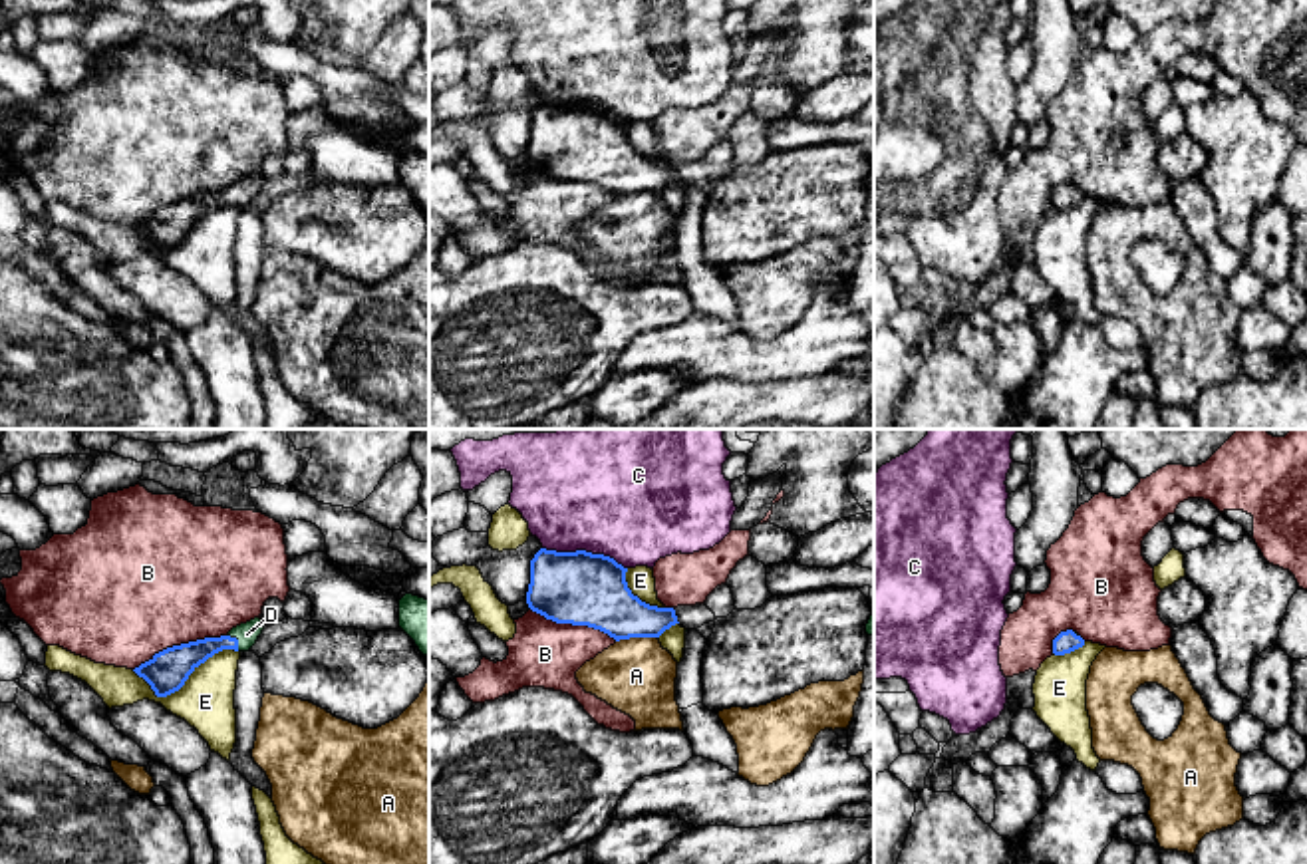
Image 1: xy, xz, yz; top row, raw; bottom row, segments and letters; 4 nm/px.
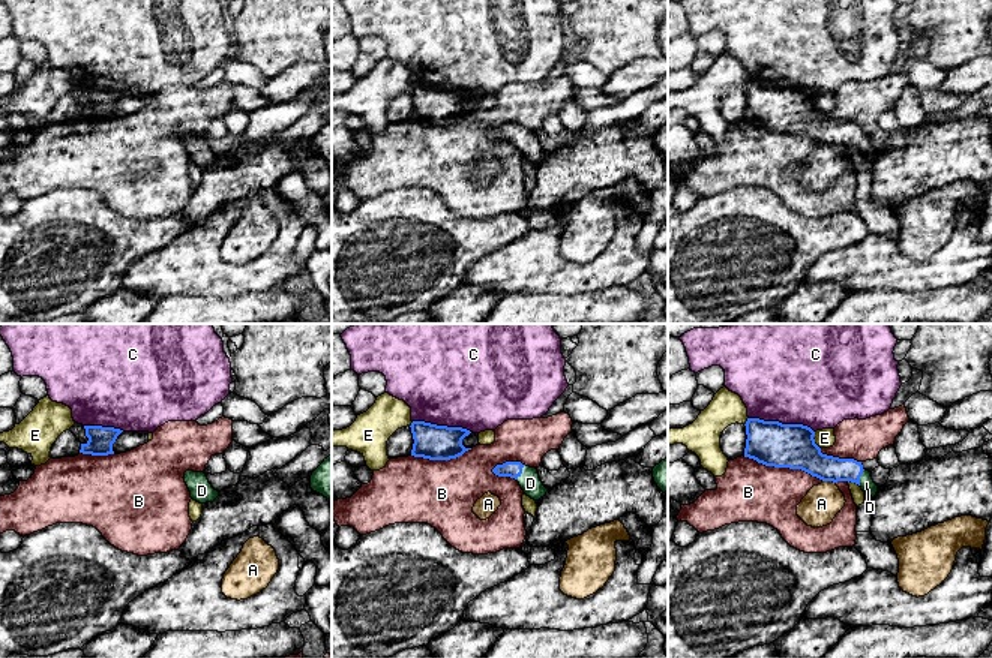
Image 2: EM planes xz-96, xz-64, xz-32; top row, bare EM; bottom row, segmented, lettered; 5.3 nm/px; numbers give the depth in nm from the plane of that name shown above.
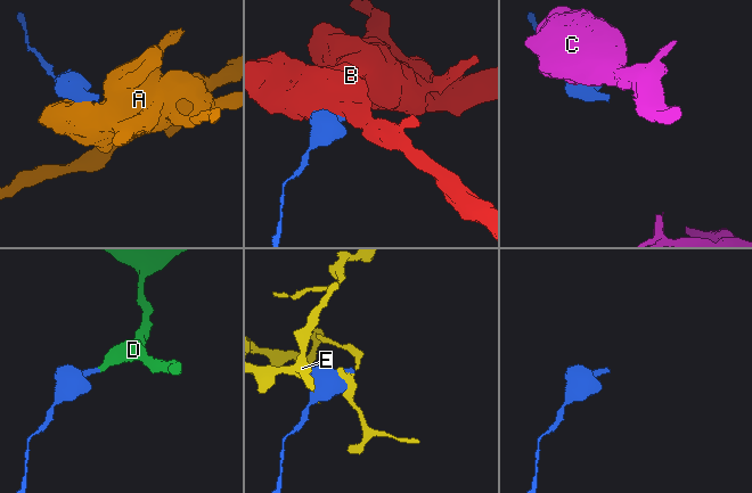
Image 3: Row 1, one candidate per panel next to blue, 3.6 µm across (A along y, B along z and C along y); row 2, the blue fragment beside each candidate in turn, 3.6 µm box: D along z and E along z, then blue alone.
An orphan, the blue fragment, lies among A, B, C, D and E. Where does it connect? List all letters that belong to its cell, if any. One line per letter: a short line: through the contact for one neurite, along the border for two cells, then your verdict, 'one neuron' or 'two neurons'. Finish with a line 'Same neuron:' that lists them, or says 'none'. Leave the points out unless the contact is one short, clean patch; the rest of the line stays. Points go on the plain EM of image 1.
A: line xz (656, 191), (630, 191), (616, 197); two neurons
B: two neurons
C: two neurons
D: line xy (179, 217), (209, 201), (237, 195), (247, 189); one neuron
E: two neurons
Same neuron: D

